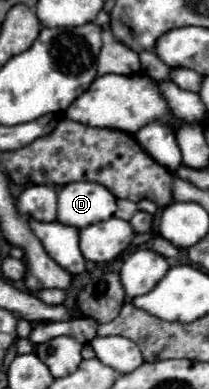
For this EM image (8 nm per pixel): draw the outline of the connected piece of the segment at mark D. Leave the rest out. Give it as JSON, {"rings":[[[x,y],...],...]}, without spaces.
{"rings":[[[75,181],[61,189],[57,219],[63,225],[83,229],[105,221],[117,211],[115,197],[99,183]]]}

